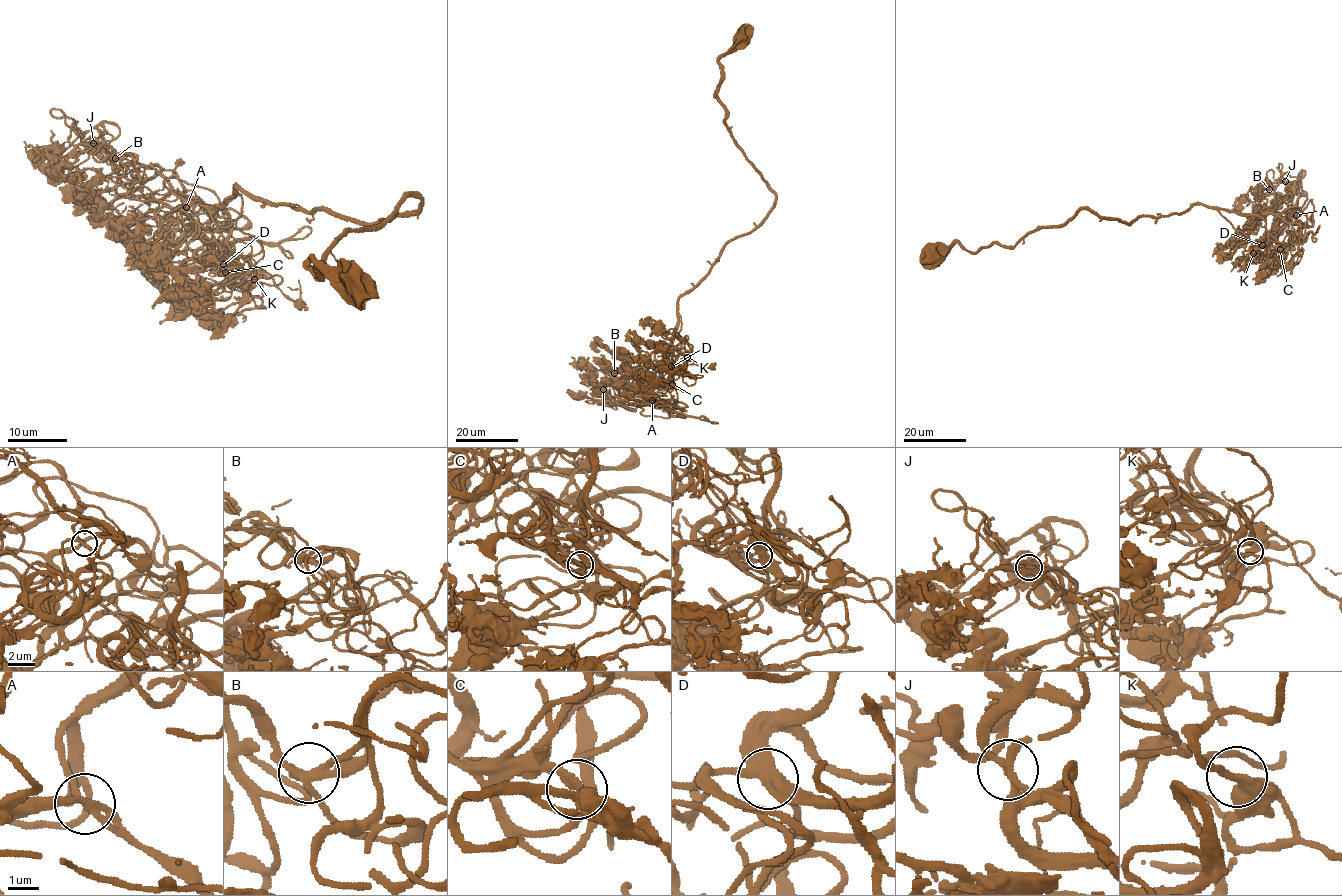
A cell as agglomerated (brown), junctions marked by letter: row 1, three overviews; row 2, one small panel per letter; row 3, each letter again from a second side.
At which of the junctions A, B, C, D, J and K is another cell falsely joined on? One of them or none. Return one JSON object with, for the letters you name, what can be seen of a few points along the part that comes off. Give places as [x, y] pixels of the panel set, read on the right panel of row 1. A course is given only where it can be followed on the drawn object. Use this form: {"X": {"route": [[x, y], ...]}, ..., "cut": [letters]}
{"cut": []}

